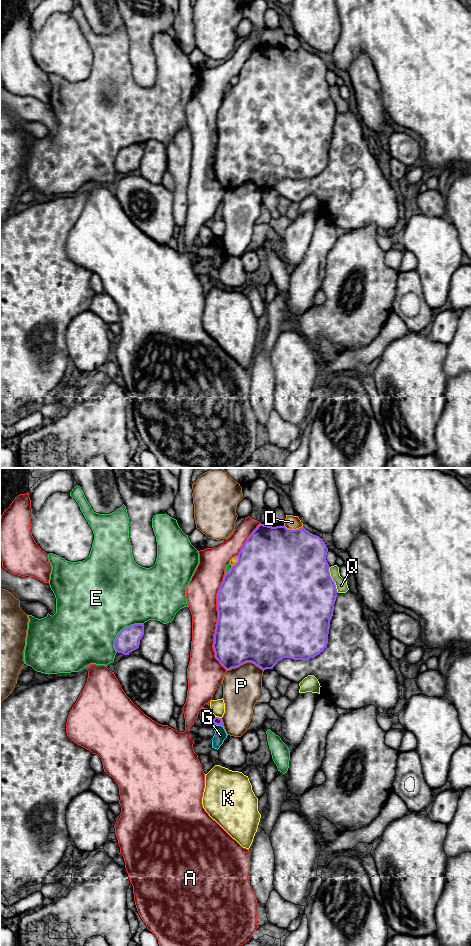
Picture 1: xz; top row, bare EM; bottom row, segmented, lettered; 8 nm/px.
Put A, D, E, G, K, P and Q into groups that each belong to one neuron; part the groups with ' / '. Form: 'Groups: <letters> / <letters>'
Groups: A / D / E / G / K / P / Q

